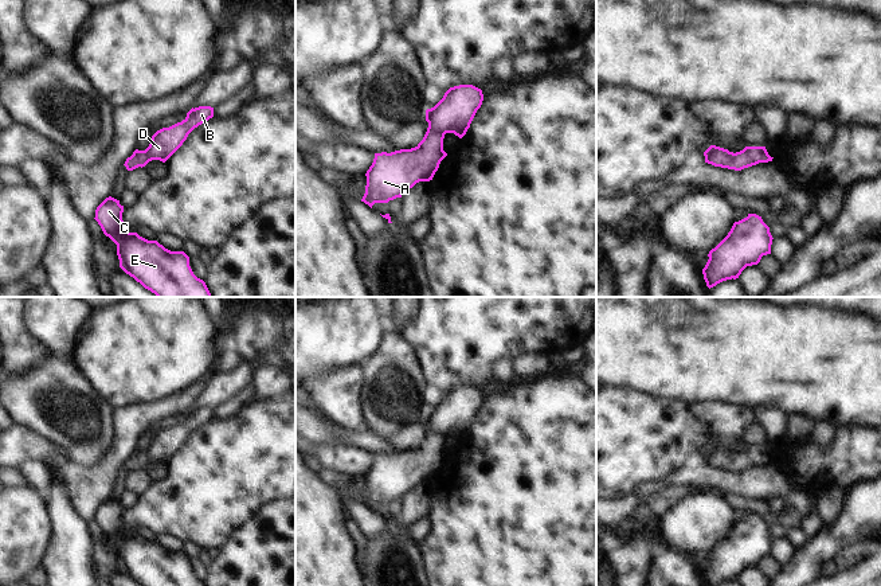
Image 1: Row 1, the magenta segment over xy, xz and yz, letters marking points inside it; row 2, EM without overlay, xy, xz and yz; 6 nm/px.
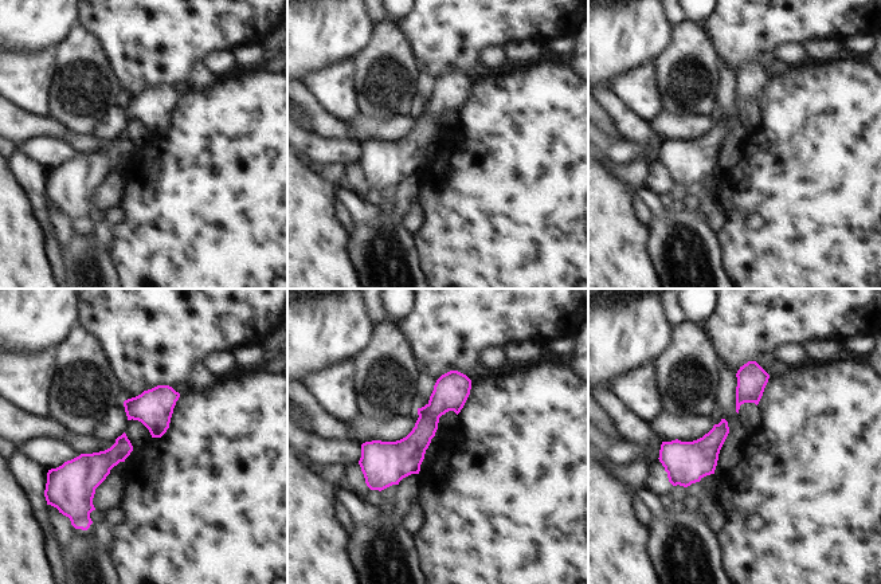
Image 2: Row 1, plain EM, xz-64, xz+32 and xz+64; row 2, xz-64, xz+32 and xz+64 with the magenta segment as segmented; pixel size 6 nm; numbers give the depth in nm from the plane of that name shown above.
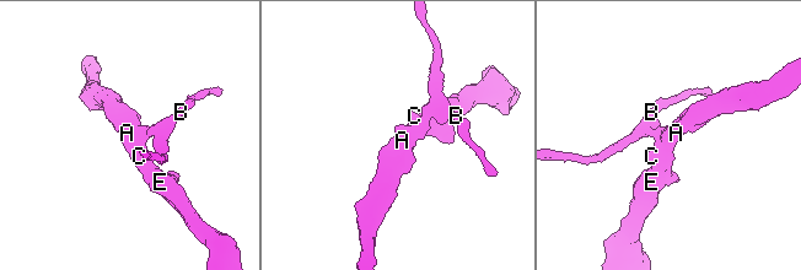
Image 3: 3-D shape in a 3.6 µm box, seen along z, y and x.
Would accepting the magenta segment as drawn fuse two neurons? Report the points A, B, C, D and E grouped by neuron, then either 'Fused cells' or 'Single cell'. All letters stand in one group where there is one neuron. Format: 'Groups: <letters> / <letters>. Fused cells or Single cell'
Groups: A B C D E. Single cell

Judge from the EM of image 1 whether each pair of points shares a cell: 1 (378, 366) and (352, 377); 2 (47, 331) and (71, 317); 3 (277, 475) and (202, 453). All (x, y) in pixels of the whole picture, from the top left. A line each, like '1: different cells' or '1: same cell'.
1: different cells
2: same cell
3: same cell

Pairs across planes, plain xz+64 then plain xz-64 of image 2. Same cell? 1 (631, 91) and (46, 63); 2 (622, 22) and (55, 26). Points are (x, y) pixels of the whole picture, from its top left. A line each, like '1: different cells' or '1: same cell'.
1: same cell
2: same cell

